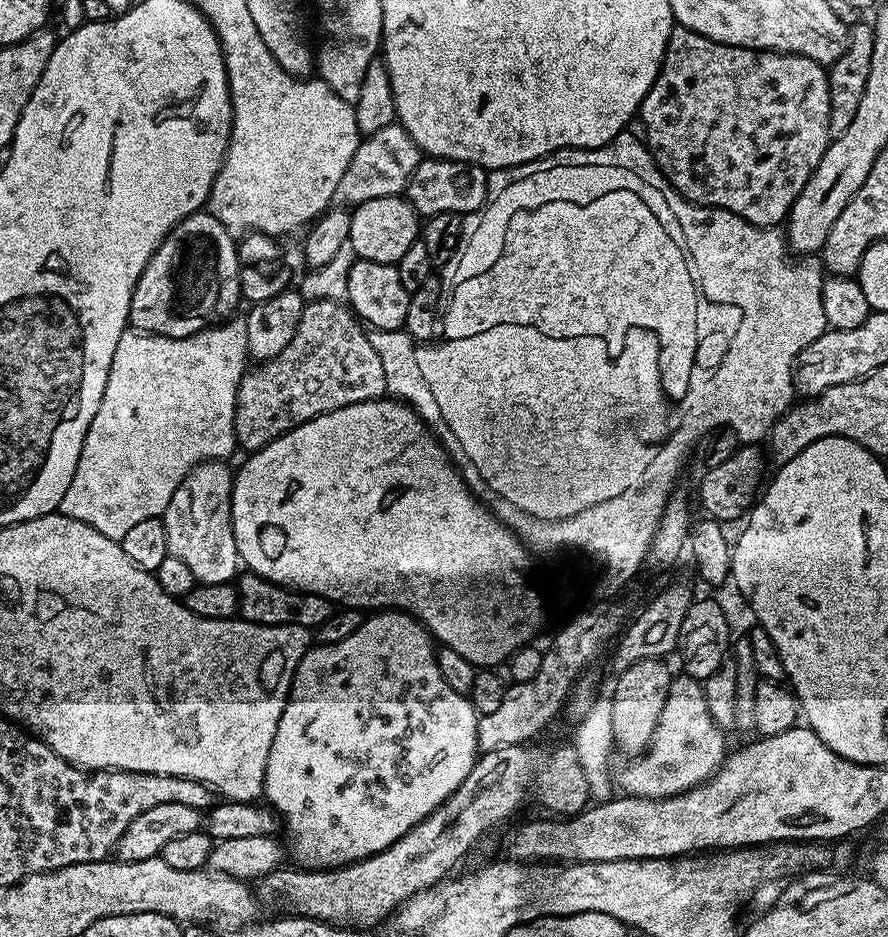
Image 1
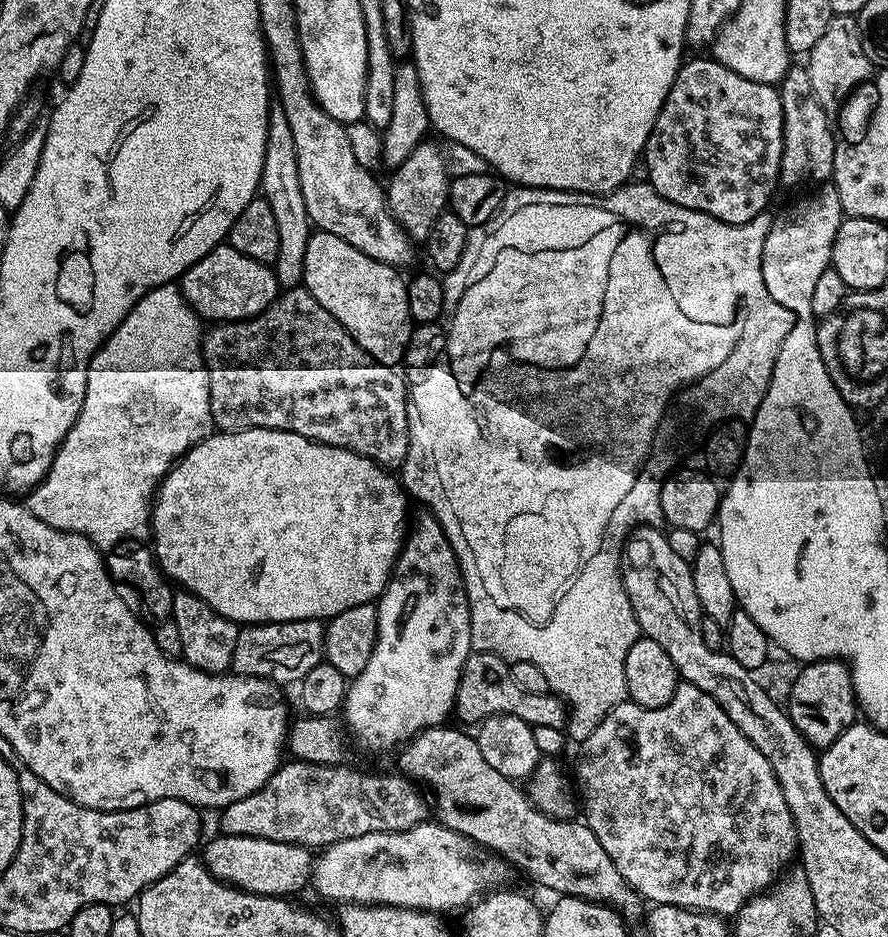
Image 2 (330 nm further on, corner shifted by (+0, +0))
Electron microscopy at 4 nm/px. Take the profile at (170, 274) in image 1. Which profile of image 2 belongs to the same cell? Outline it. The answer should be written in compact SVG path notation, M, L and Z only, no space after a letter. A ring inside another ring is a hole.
M227 242L194 262L180 277L178 287L204 322L249 320L268 309L282 291L275 271L265 261L246 258L246 254L238 254Z

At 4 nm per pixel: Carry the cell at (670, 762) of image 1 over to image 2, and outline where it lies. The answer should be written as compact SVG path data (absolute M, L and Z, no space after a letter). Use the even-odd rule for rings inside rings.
M687 682L677 683L674 698L670 698L670 702L661 708L643 708L631 702L619 704L617 708L610 710L610 714L606 714L598 730L594 730L590 738L582 741L579 748L580 765L576 768L576 776L580 779L578 792L582 797L583 823L587 824L590 830L594 830L598 842L602 842L602 850L610 854L618 874L622 874L622 878L626 878L628 885L645 901L652 900L653 905L678 906L721 918L735 917L747 900L761 895L767 889L764 887L775 878L776 871L791 856L797 855L798 841L794 818L782 792L782 786L770 762L766 762L766 754L762 754L762 750L758 750L758 746L754 746L750 738L746 738L746 734L742 734L742 730L734 726L734 722L730 722L726 710L722 710L722 706L718 706L718 702L714 702L714 698L706 694L706 690L698 690L698 686Z

